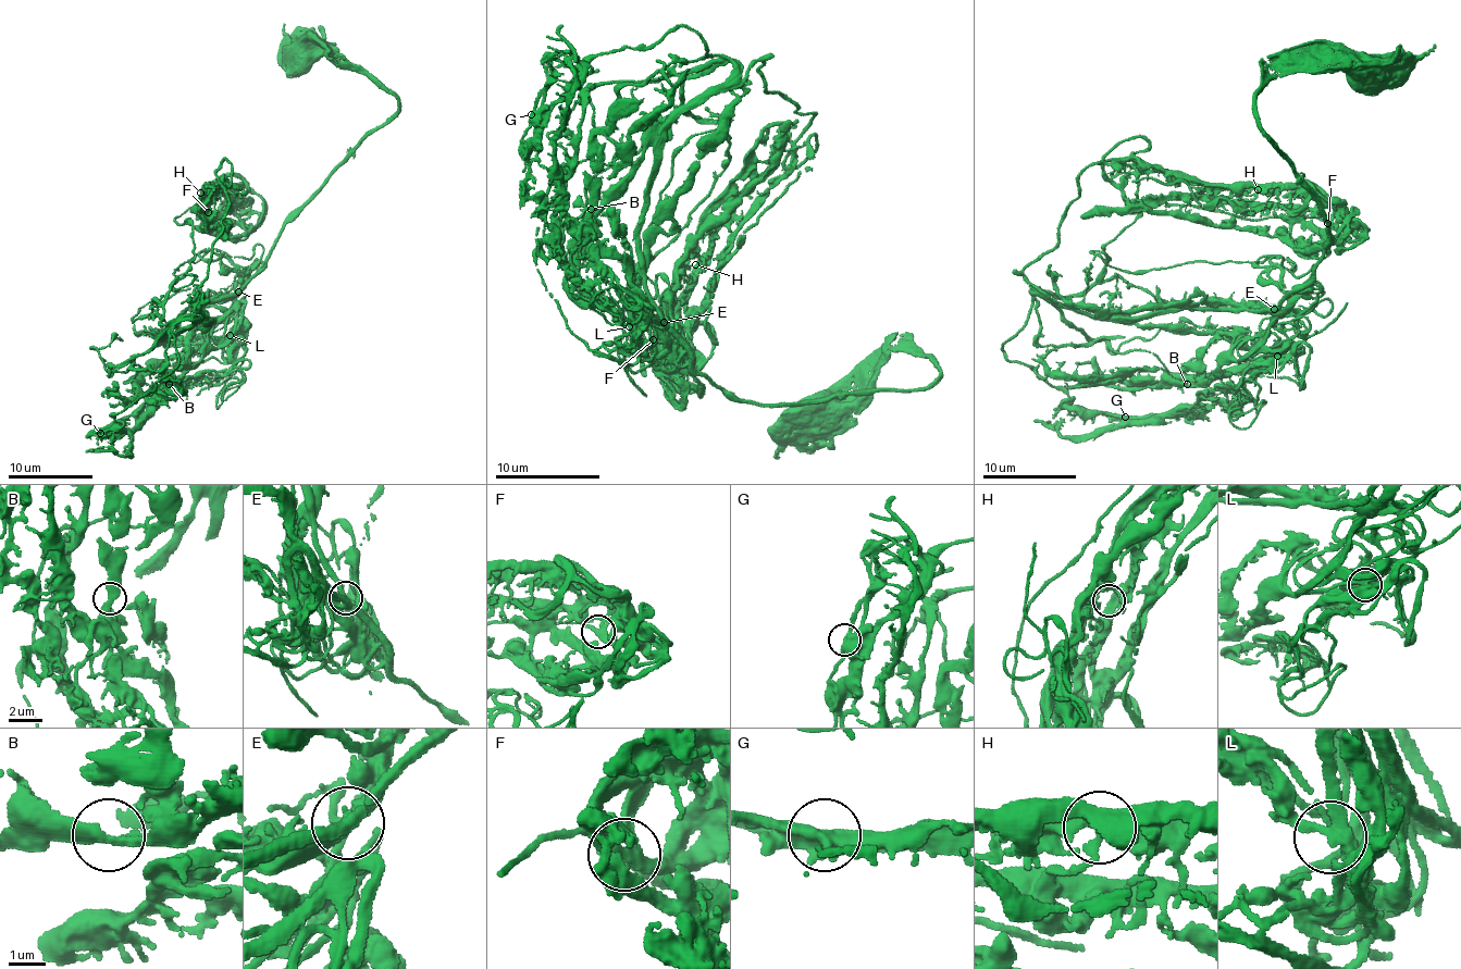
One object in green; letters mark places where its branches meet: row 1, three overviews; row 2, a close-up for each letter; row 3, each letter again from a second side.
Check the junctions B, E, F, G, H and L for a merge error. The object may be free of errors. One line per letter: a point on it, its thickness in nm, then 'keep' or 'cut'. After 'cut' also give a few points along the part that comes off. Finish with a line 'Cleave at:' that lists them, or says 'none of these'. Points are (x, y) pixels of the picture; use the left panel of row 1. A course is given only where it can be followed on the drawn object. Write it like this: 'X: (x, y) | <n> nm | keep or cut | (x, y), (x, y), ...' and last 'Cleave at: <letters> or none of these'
B: (169, 384) | 360 nm | keep
E: (238, 292) | 240 nm | keep
F: (208, 212) | 240 nm | keep
G: (100, 433) | 300 nm | keep
H: (200, 193) | 280 nm | keep
L: (230, 335) | 280 nm | keep
Cleave at: none of these

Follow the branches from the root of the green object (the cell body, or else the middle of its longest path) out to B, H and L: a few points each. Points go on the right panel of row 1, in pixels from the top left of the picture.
B: (1375, 67), (1305, 66), (1258, 87), (1258, 126), (1329, 235), (1271, 325), (1186, 385)
H: (1375, 67), (1258, 87), (1258, 126), (1328, 232), (1274, 309), (1093, 317), (1023, 274), (1097, 163), (1258, 189)
L: (1375, 67), (1292, 69), (1260, 84), (1252, 100), (1258, 126), (1328, 232), (1292, 306), (1298, 335), (1277, 356)

